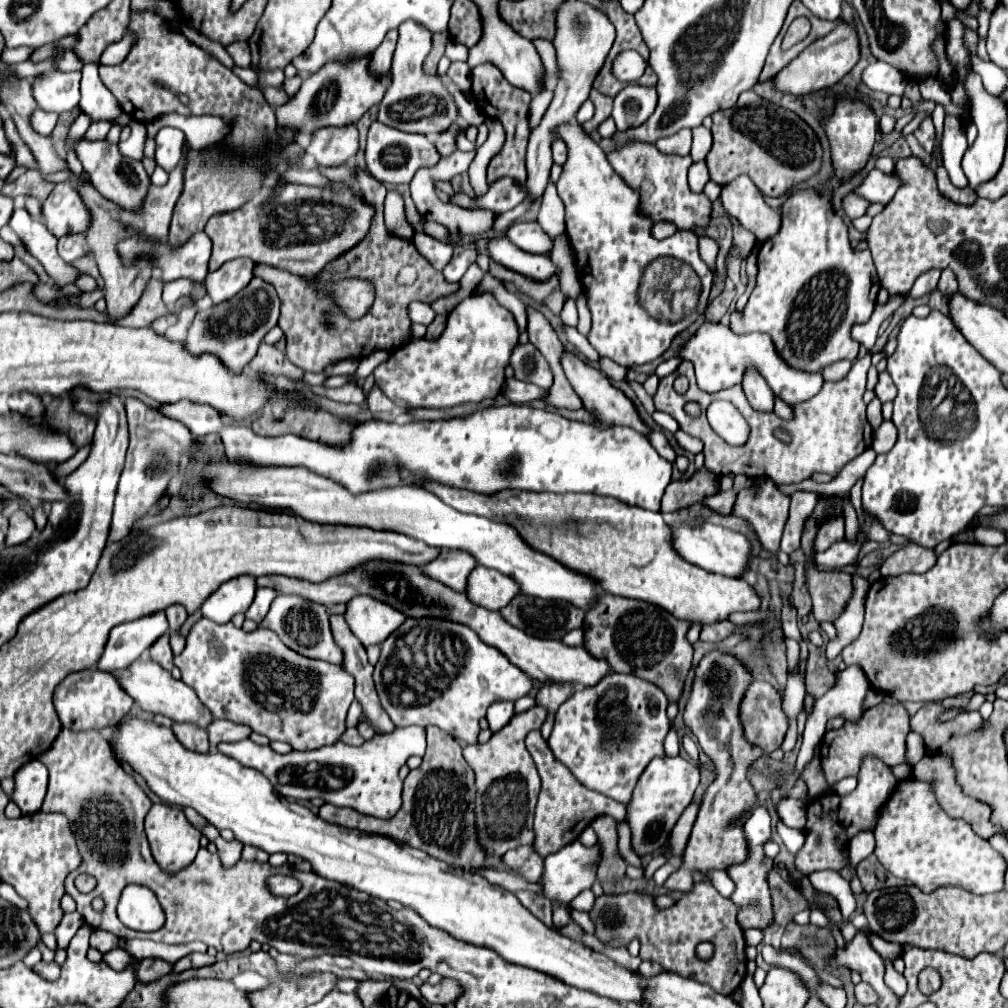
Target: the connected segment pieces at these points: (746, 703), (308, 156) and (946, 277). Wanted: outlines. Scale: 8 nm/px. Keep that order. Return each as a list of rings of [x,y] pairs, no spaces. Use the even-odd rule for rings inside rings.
[[[752,682],[740,702],[744,738],[764,752],[778,750],[784,740],[788,720],[780,704],[782,696],[768,682]]]
[[[322,128],[312,134],[310,146],[306,148],[303,165],[312,168],[312,160],[324,168],[342,166],[350,162],[358,152],[358,130],[352,128]]]
[[[948,270],[942,272],[942,278],[940,278],[940,282],[938,282],[938,290],[940,290],[944,296],[952,296],[952,294],[958,292],[958,284],[956,284],[954,272],[948,272]]]

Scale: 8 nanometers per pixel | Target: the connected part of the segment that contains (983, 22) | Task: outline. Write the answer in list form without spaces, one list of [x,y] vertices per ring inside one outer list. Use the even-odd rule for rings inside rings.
[[[982,8],[982,10],[980,10],[978,18],[976,18],[979,24],[979,28],[977,30],[978,35],[980,38],[983,38],[984,40],[987,38],[988,34],[990,16],[991,12],[988,12],[987,10],[984,10],[984,8]]]

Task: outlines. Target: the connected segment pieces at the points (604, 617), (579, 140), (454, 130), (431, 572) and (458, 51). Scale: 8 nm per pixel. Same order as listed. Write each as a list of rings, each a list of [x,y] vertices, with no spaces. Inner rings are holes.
[[[600,596],[596,608],[586,612],[584,646],[592,656],[610,662],[612,672],[634,674],[662,688],[668,702],[678,702],[682,698],[684,682],[692,670],[692,646],[686,642],[686,632],[690,624],[668,616],[662,608],[644,604],[640,600],[628,600],[622,596]]]
[[[578,122],[560,126],[558,136],[568,144],[568,160],[556,188],[566,206],[566,236],[576,254],[578,276],[592,312],[592,332],[588,342],[600,356],[608,356],[622,366],[642,366],[662,356],[672,340],[706,312],[714,272],[702,262],[698,244],[692,244],[692,232],[678,230],[664,240],[652,236],[654,220],[640,212],[640,192],[630,188],[626,180],[612,170],[604,150],[584,134]],[[658,256],[674,256],[688,262],[702,280],[696,310],[678,324],[660,324],[638,304],[636,290],[642,270]]]
[[[454,122],[448,130],[440,132],[438,138],[436,138],[436,148],[442,156],[450,156],[454,150],[456,150],[456,138],[460,134],[460,124]]]
[[[446,550],[436,560],[428,562],[422,568],[422,572],[428,578],[442,582],[456,592],[464,592],[464,584],[466,584],[468,572],[472,572],[472,568],[476,568],[476,560],[472,560],[472,556],[468,556],[468,552],[456,552],[456,550],[448,552]]]
[[[448,42],[446,44],[446,56],[450,58],[450,60],[462,60],[462,62],[466,62],[466,56],[468,56],[468,48],[464,48],[462,44],[456,44],[456,42]]]

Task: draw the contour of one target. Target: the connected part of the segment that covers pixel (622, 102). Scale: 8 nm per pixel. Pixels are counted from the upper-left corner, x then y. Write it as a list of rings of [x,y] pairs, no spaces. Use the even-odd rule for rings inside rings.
[[[630,84],[620,94],[614,96],[612,118],[618,128],[640,126],[656,108],[656,88],[644,88],[638,84]]]

